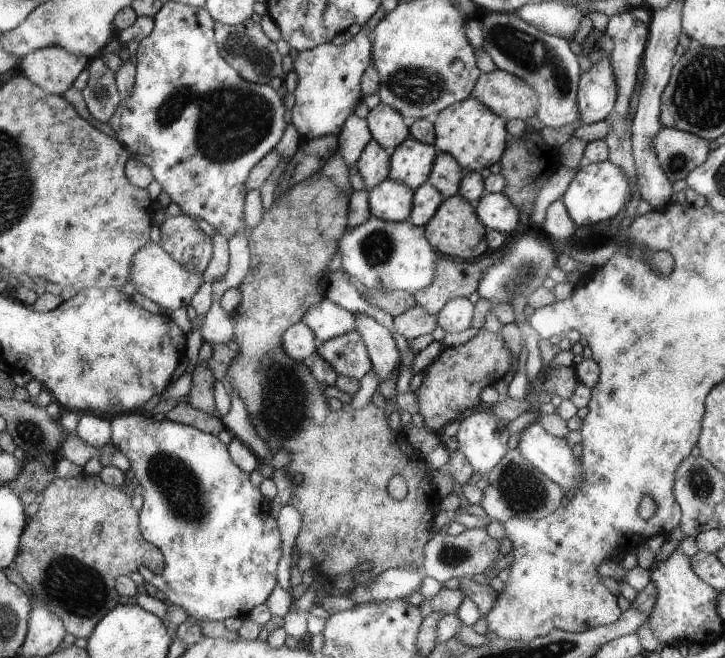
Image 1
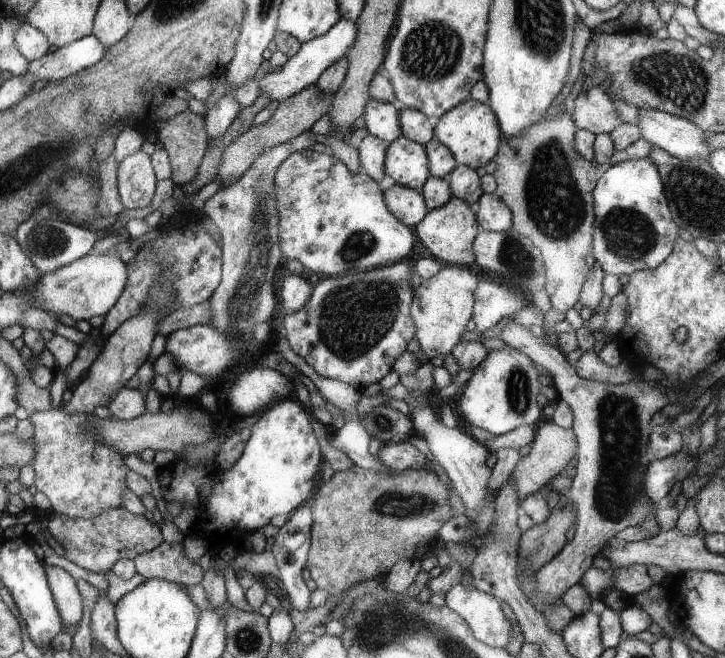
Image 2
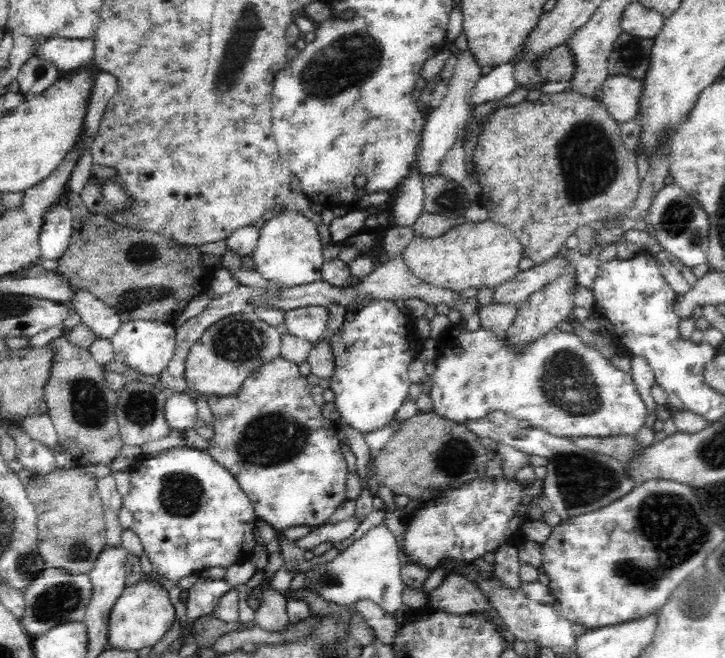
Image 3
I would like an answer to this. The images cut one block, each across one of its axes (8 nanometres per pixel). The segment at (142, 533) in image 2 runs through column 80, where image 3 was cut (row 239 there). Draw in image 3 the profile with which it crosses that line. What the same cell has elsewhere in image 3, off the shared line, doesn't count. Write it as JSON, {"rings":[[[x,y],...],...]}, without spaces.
{"rings":[[[568,90],[560,93],[544,93],[536,101],[525,99],[516,106],[496,108],[492,112],[482,118],[482,128],[480,128],[480,136],[474,153],[473,162],[476,171],[471,174],[471,178],[475,179],[482,187],[482,193],[476,202],[488,208],[488,218],[496,220],[502,226],[509,227],[522,244],[524,257],[532,259],[533,266],[550,261],[562,247],[566,246],[569,236],[574,235],[580,226],[592,225],[596,222],[602,222],[606,218],[612,218],[612,216],[620,216],[637,197],[641,184],[636,167],[637,154],[630,151],[622,141],[622,128],[618,122],[614,121],[614,118],[611,118],[606,104],[603,102],[600,104],[600,101],[597,101],[593,95]]]}

